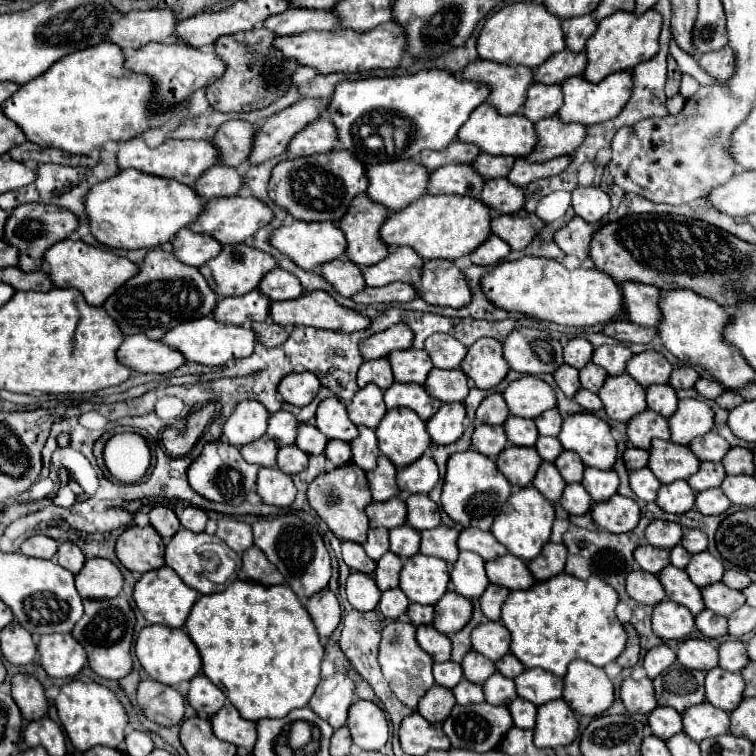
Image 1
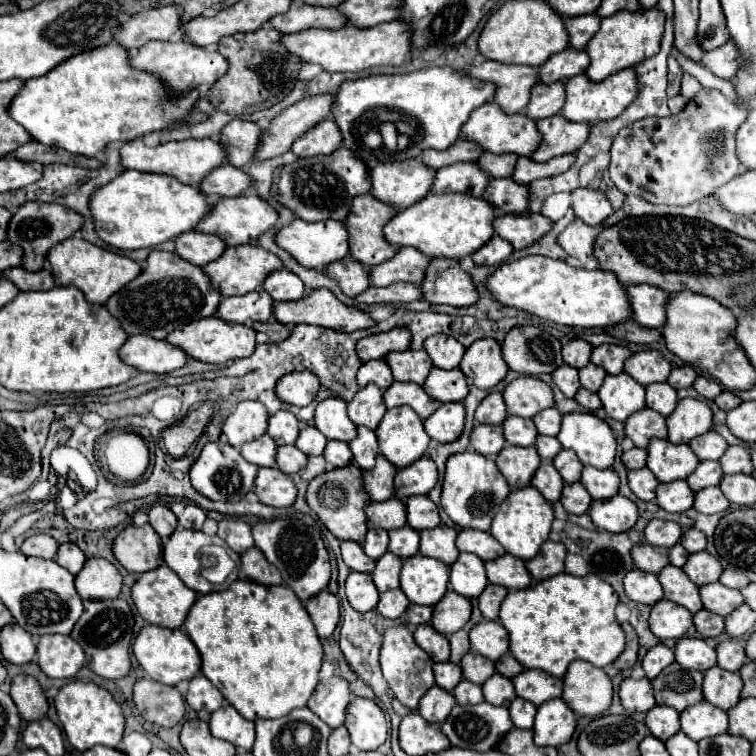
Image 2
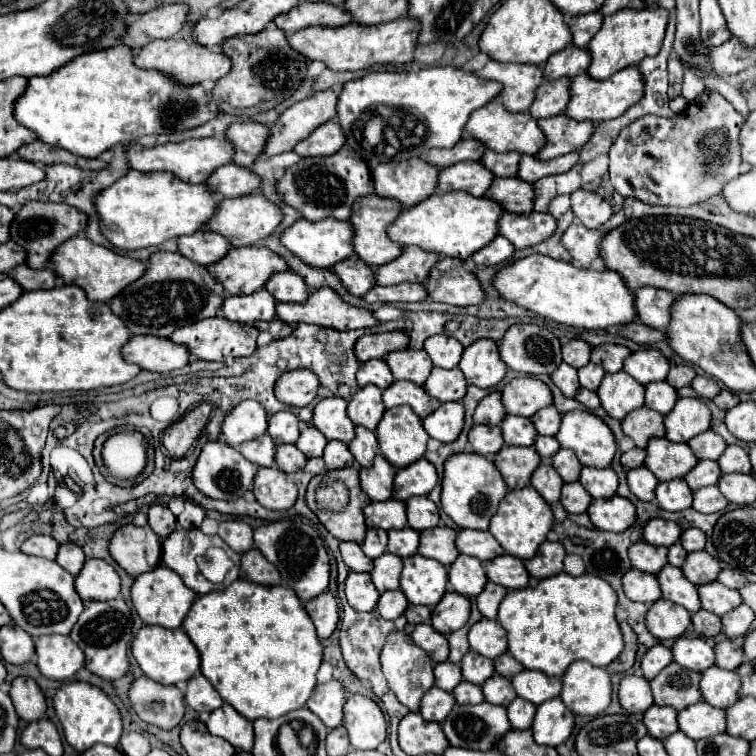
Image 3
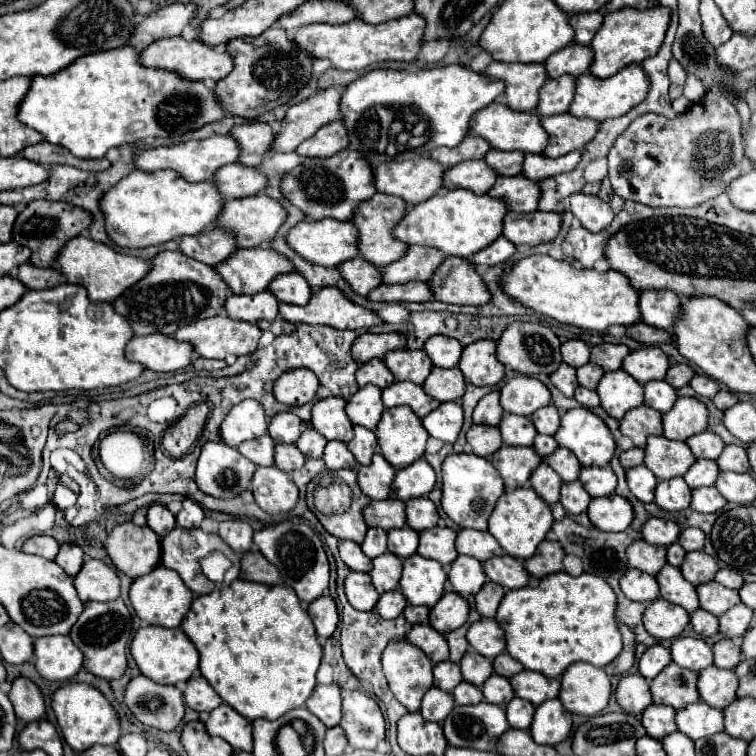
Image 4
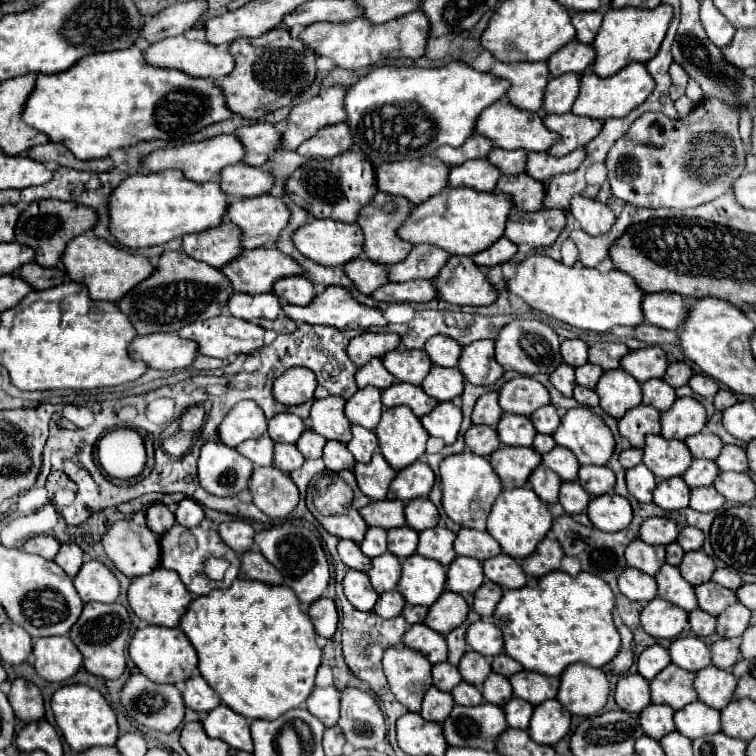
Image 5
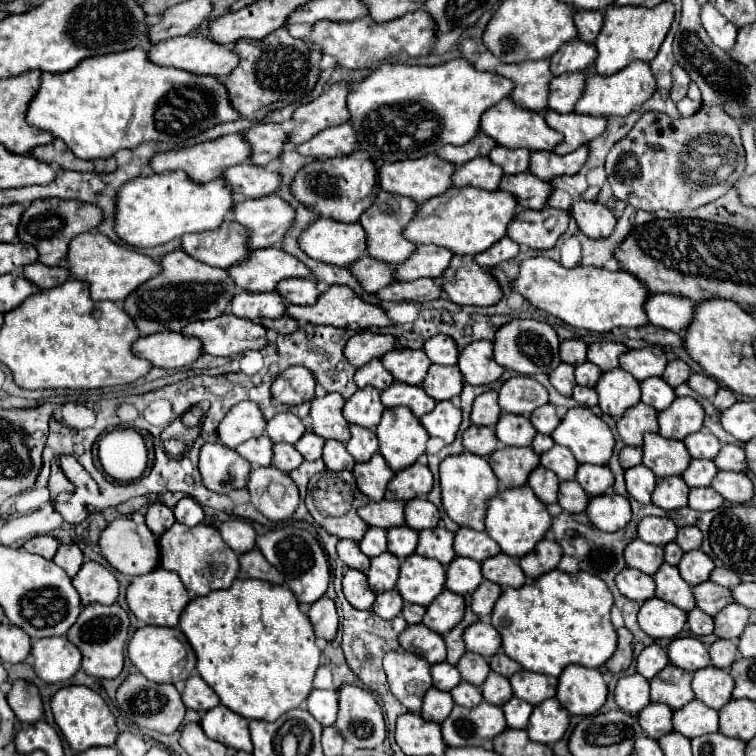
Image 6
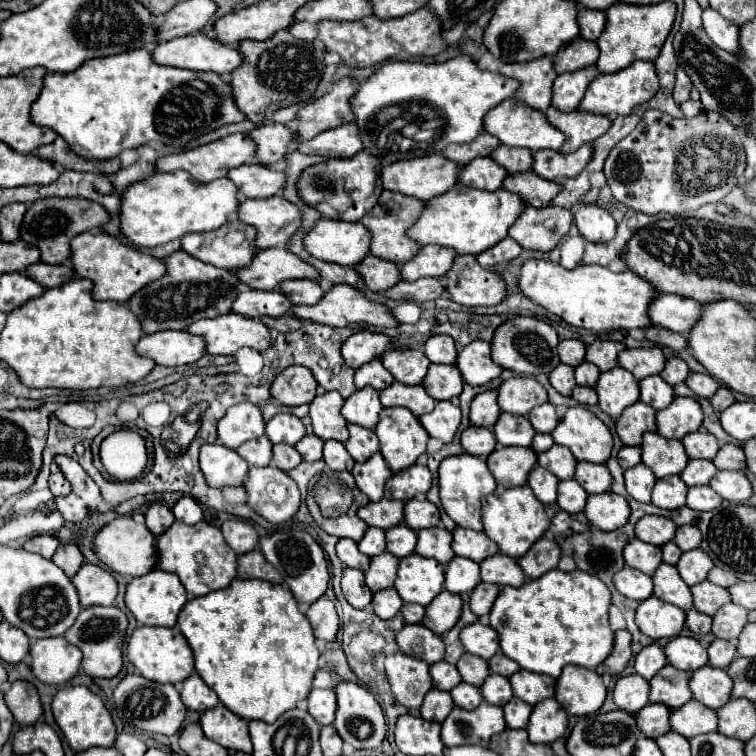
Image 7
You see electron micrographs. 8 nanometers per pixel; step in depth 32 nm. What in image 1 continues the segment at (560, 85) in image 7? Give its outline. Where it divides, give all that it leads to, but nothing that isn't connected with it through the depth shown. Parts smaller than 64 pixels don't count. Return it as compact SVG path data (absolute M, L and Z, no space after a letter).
M530 84L528 86L528 96L522 108L522 114L532 120L538 122L542 118L550 118L558 112L562 104L562 92L558 84L552 86L544 86L544 84Z

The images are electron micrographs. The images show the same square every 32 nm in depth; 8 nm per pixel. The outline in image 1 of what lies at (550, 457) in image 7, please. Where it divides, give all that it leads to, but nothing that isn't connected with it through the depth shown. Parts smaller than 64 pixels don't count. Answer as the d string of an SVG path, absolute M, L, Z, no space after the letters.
M564 450L560 454L560 458L556 458L556 468L560 470L562 478L566 482L582 482L582 474L584 474L584 464L580 460L580 456L576 452L568 452Z

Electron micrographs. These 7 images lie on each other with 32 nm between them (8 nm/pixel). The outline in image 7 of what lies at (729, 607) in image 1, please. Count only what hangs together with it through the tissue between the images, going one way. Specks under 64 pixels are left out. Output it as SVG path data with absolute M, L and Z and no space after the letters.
M708 580L692 586L692 596L694 596L694 608L708 616L714 616L718 612L718 608L722 608L724 604L728 604L732 600L728 590L724 590L722 586L716 586Z

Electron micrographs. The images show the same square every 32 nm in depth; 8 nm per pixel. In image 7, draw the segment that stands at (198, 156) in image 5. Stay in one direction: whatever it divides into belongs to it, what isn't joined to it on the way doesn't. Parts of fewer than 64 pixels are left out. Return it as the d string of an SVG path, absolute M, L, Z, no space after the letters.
M230 134L230 136L224 136L220 140L202 144L202 146L192 148L192 150L182 150L178 154L162 156L162 158L156 160L154 166L156 166L156 172L186 170L198 182L212 182L216 178L224 178L230 168L236 168L240 164L254 162L254 154L256 154L256 146L254 146L254 142L246 134Z

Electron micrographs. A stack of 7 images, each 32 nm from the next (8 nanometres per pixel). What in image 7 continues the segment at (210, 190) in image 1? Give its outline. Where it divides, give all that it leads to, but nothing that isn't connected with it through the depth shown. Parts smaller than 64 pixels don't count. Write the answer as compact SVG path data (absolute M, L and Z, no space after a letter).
M256 162L242 164L240 168L232 168L228 172L228 178L236 184L238 192L244 198L268 198L278 194L278 190L284 186L284 172L276 168L268 168Z

